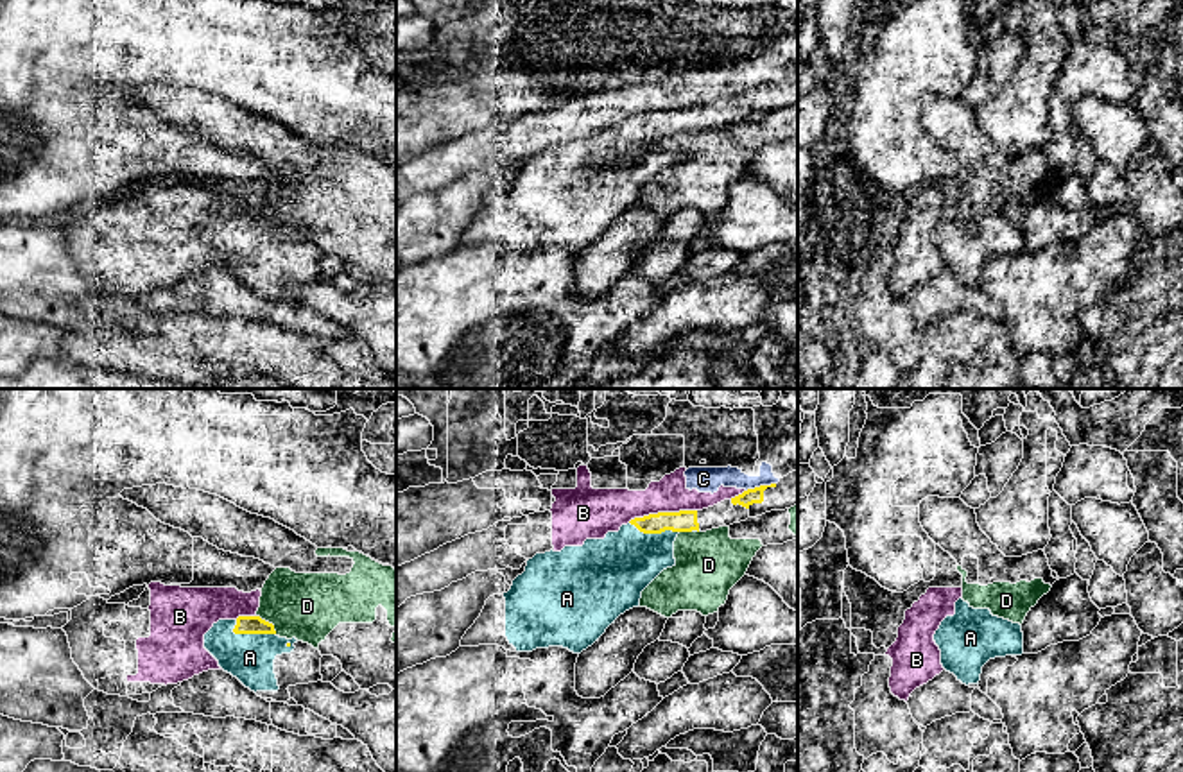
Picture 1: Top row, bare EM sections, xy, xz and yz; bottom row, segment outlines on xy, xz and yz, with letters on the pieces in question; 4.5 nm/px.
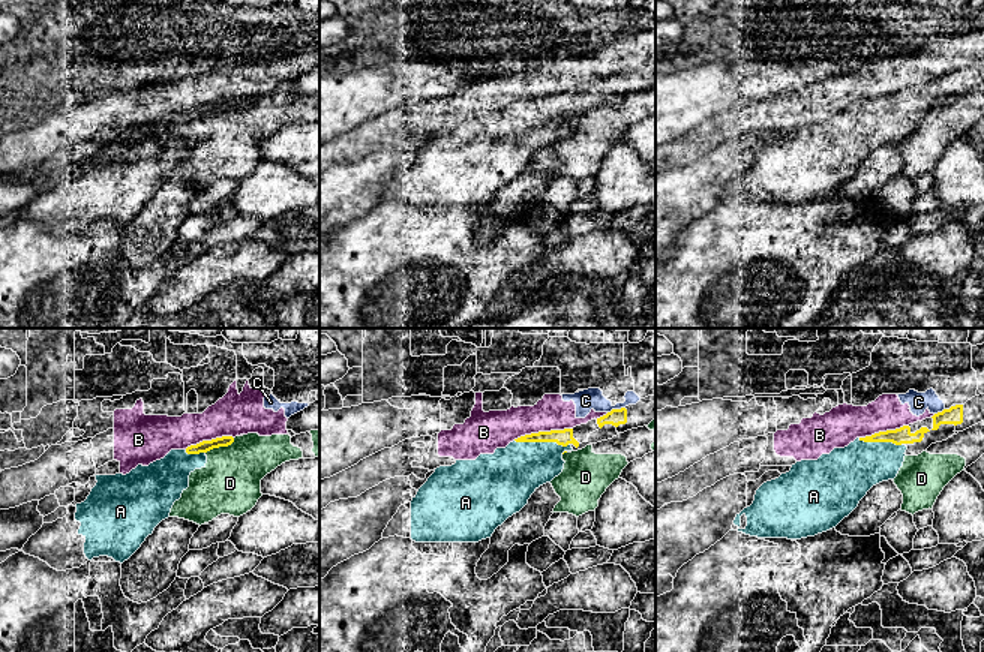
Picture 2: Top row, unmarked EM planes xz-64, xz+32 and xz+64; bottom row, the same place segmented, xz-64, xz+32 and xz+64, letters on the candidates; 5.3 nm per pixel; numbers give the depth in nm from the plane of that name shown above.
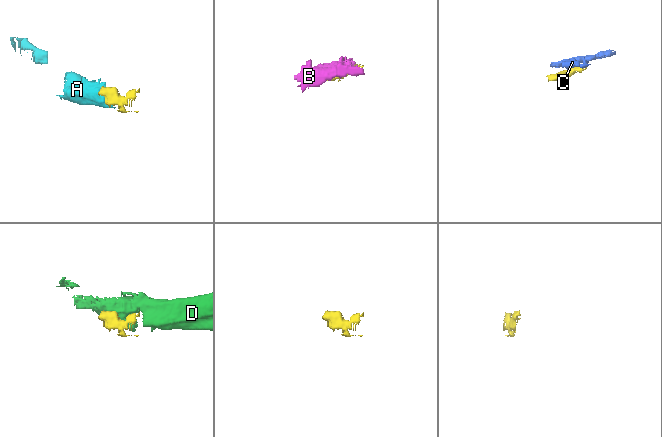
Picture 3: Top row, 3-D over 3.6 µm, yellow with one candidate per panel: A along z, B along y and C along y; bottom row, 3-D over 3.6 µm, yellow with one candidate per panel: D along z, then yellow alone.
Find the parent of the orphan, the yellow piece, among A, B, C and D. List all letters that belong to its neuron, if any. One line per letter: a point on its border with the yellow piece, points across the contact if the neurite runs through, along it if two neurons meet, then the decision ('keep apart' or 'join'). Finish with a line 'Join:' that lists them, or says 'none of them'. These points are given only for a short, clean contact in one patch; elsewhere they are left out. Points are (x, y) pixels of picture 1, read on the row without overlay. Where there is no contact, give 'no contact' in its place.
A: contact xy (253, 231); way xy (244, 223), (253, 231), (250, 257); join
B: contact xz (662, 111); keep apart
C: contact xz (760, 85); border xz (775, 81), (746, 90); keep apart
D: contact xy (267, 221); border xy (257, 214), (267, 219), (276, 231); keep apart
Join: A

